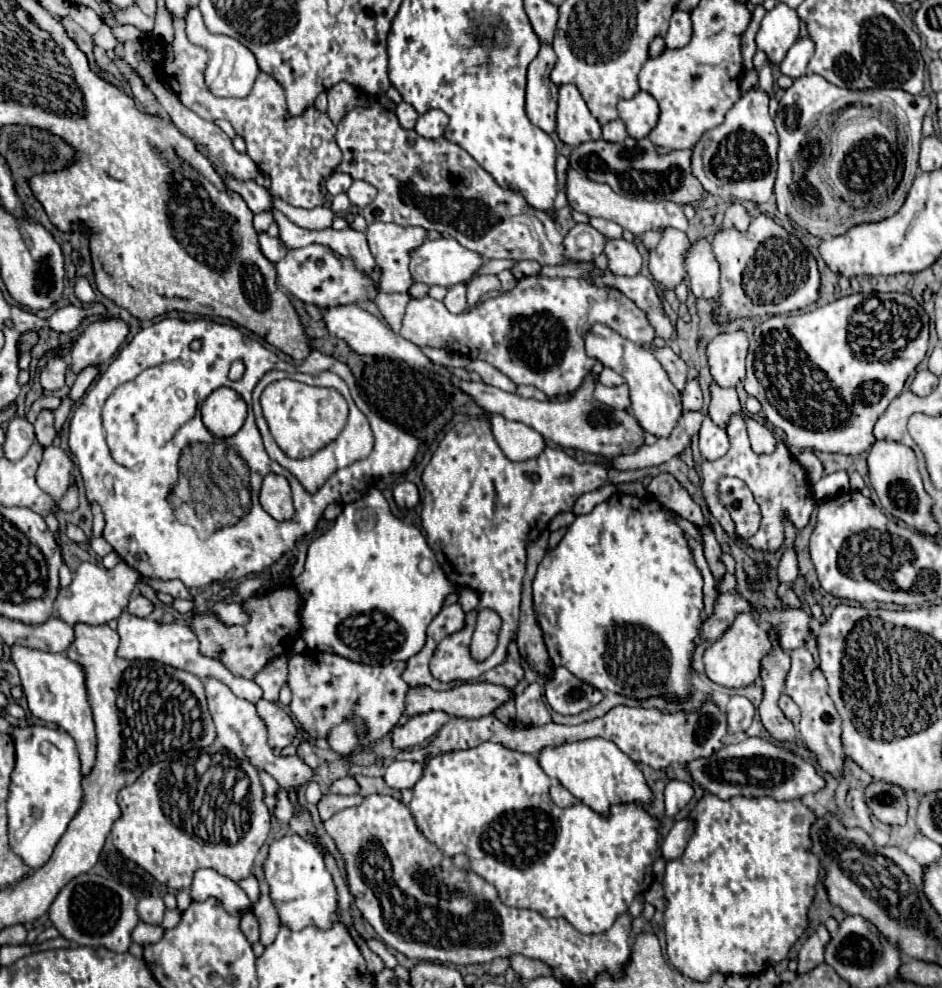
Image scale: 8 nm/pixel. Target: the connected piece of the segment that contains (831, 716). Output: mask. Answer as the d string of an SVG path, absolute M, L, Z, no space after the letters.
M794 649L790 653L790 657L792 657L792 667L786 677L786 695L790 695L802 711L802 719L800 719L798 727L800 727L804 745L816 755L822 771L830 773L832 777L840 777L844 771L844 757L846 757L842 743L840 743L842 719L840 719L832 699L828 697L828 691L826 691L828 683L826 683L822 671L818 669L814 657L806 649Z

